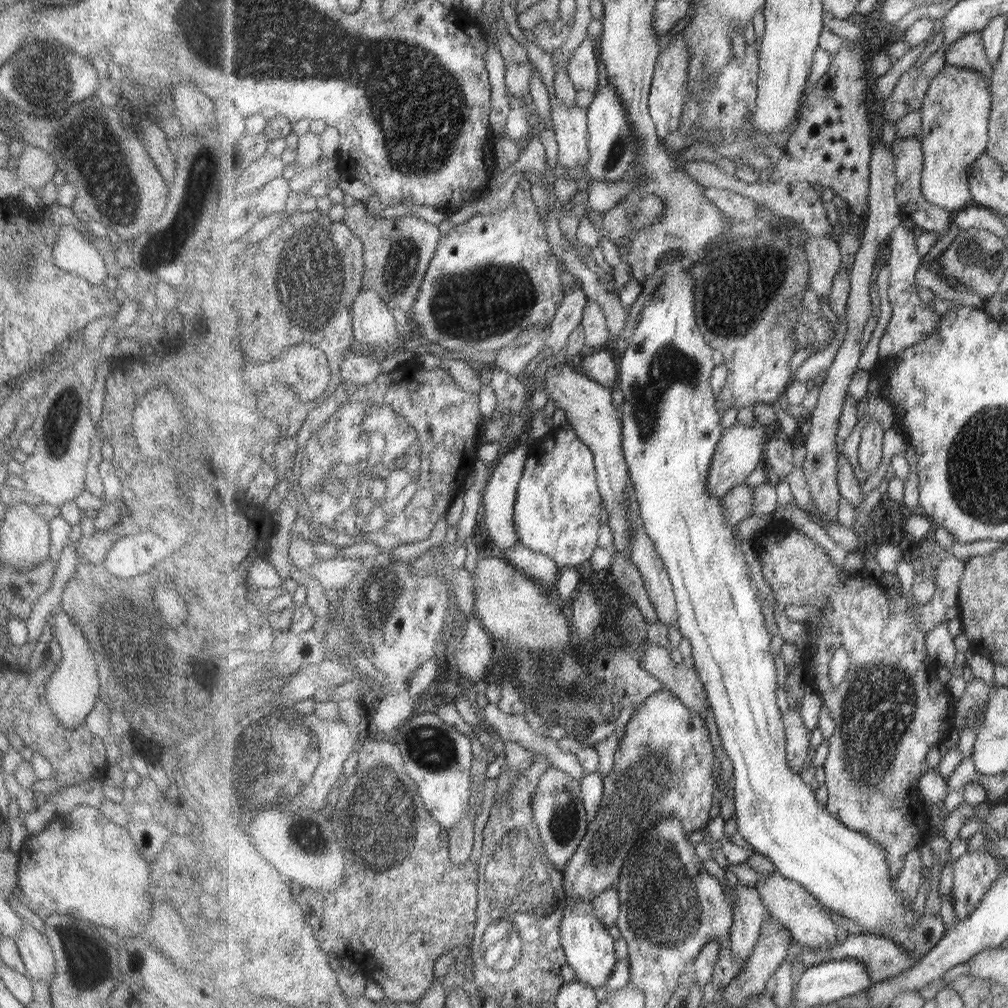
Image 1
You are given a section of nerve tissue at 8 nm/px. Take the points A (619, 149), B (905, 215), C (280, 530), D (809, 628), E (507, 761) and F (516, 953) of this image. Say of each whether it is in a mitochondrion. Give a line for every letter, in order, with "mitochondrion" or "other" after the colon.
A: mitochondrion
B: other
C: other
D: other
E: other
F: other

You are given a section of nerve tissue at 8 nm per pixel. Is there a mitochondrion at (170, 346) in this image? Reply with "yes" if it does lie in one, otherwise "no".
no

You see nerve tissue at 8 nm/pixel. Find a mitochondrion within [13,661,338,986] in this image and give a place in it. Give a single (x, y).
(88, 959)

